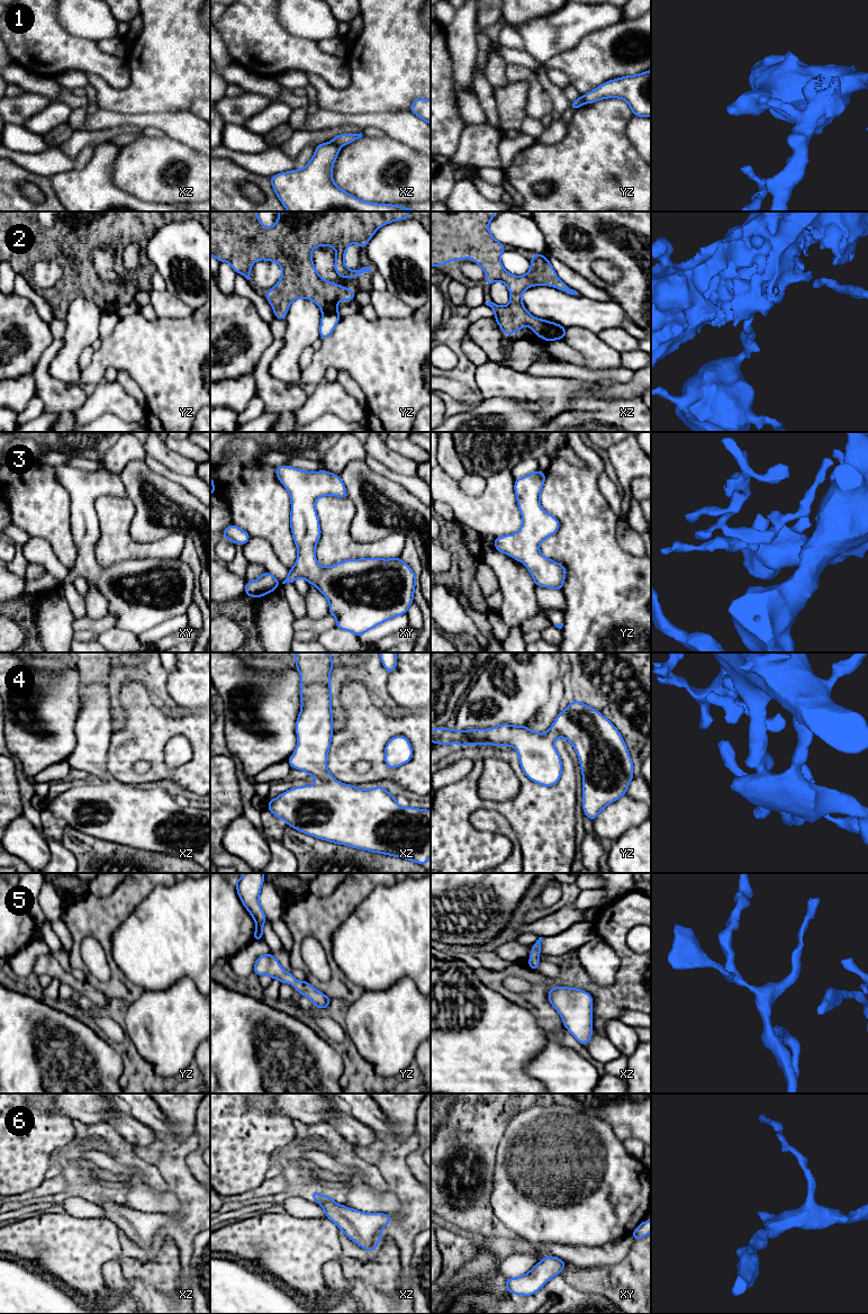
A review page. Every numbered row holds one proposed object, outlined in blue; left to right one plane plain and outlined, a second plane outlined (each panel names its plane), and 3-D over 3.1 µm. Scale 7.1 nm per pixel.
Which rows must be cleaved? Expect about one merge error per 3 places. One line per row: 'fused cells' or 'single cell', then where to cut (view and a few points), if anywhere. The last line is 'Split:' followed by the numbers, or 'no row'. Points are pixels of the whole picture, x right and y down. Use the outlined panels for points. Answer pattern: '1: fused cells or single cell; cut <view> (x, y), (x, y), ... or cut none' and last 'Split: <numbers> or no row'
1: fused cells; cut xz (331, 142), (338, 146)
2: fused cells; cut yz (337, 311), (325, 311), (323, 313)
3: single cell; cut none
4: single cell; cut none
5: single cell; cut none
6: single cell; cut none
Split: 1, 2

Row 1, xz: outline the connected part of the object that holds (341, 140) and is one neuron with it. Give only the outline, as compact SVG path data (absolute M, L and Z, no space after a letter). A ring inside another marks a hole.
M362 133L360 134L340 134L332 140L332 143L337 146L344 146L361 137L362 137Z

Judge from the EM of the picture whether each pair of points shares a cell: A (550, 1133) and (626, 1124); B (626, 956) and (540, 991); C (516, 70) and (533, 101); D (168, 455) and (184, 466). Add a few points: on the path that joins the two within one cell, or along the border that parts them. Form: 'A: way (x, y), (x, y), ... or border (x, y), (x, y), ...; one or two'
A: border (587, 1115), (603, 1119), (622, 1142); two
B: way (620, 983), (596, 991), (582, 981), (567, 981); one
C: way (524, 77), (533, 86), (533, 93); one
D: way (172, 459), (180, 465); one

